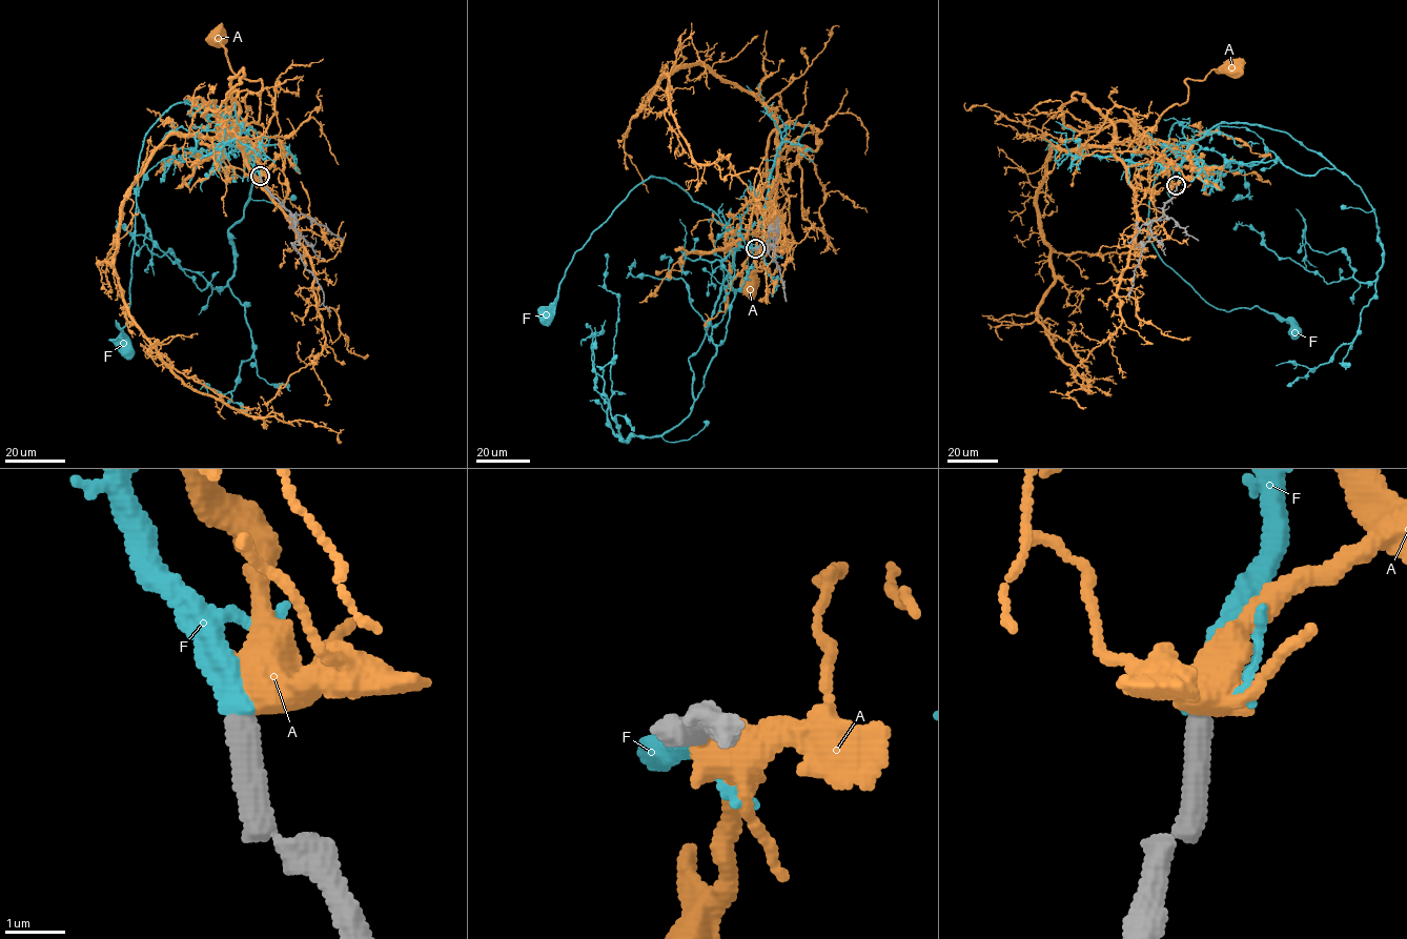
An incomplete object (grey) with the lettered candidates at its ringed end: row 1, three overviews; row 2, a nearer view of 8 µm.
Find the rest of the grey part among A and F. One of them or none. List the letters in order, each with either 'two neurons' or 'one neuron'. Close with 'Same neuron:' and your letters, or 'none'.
A: two neurons
F: one neuron
Same neuron: F

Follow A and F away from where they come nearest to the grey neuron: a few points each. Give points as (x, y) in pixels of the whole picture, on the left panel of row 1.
A: (260, 176), (215, 103), (200, 116), (242, 68), (238, 124), (261, 110), (260, 79), (239, 79), (213, 41)
F: (260, 176), (252, 158), (185, 102), (149, 128), (138, 172), (130, 303), (126, 325), (116, 325), (127, 351)

